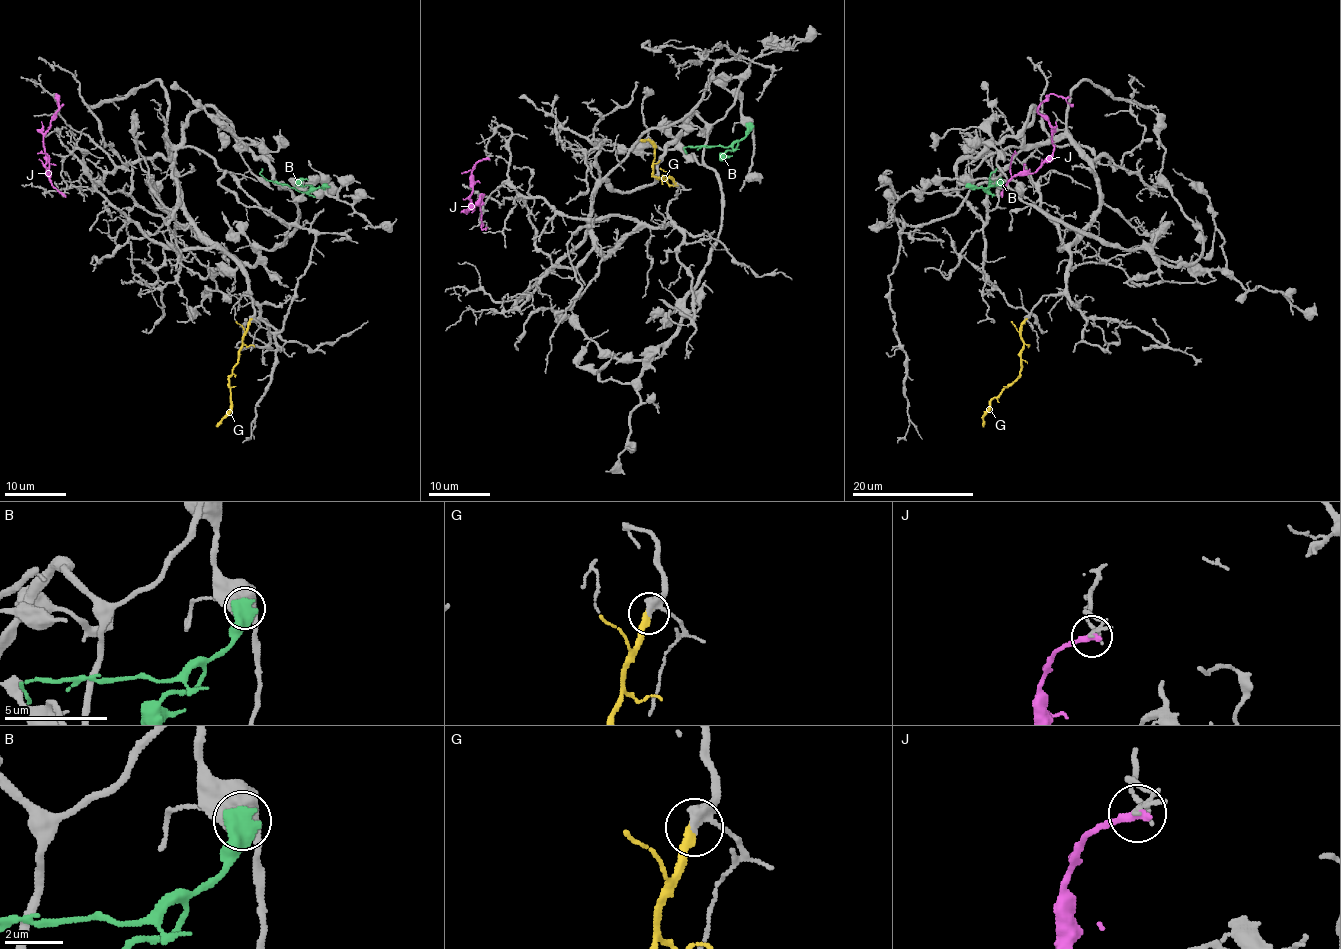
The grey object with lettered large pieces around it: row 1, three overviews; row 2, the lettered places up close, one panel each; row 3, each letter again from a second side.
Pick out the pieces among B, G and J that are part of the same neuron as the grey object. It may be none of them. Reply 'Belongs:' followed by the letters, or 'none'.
Belongs: G

